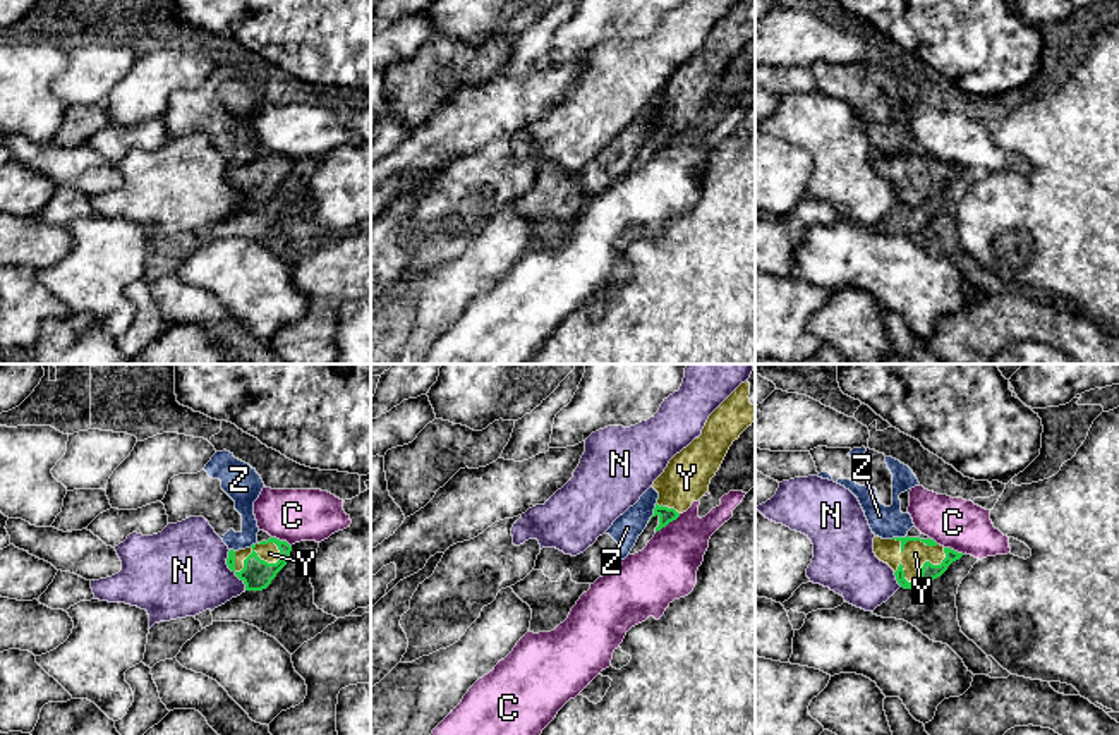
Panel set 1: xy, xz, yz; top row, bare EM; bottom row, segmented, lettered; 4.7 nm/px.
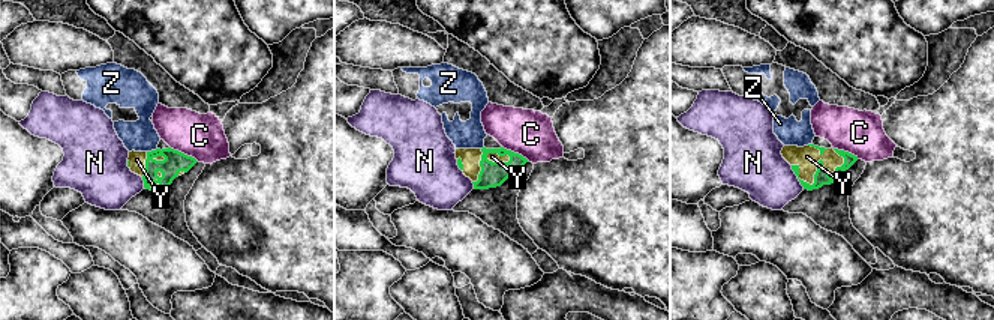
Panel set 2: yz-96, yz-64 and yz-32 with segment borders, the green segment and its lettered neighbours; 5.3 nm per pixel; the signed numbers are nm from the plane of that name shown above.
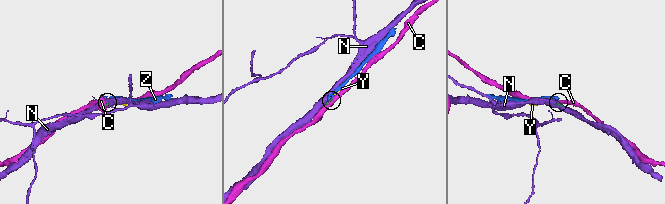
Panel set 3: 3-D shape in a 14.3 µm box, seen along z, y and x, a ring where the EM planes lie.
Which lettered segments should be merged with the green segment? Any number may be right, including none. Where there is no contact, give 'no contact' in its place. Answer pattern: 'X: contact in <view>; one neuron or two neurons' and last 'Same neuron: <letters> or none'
C: contact in xz; two neurons
N: contact in xy; two neurons
Y: contact in xy; one neuron
Z: contact in xz; two neurons
Same neuron: Y

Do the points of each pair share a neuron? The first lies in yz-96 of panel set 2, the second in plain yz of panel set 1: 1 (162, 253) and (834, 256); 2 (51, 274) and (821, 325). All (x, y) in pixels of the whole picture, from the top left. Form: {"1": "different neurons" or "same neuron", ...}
{"1": "same neuron", "2": "different neurons"}

